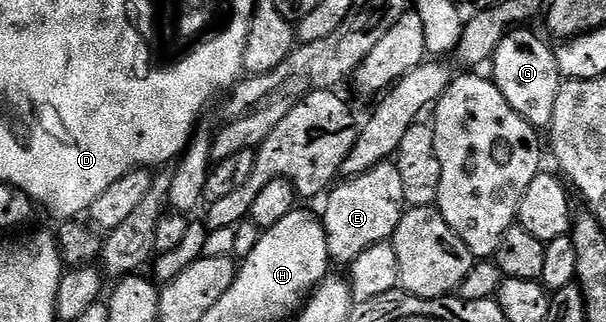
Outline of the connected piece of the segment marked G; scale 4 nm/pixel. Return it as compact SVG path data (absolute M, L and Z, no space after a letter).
M512 30L496 46L492 67L494 85L504 94L508 106L520 114L533 128L549 129L552 110L556 106L556 94L564 81L556 70L554 48L546 45L540 37L530 30Z

